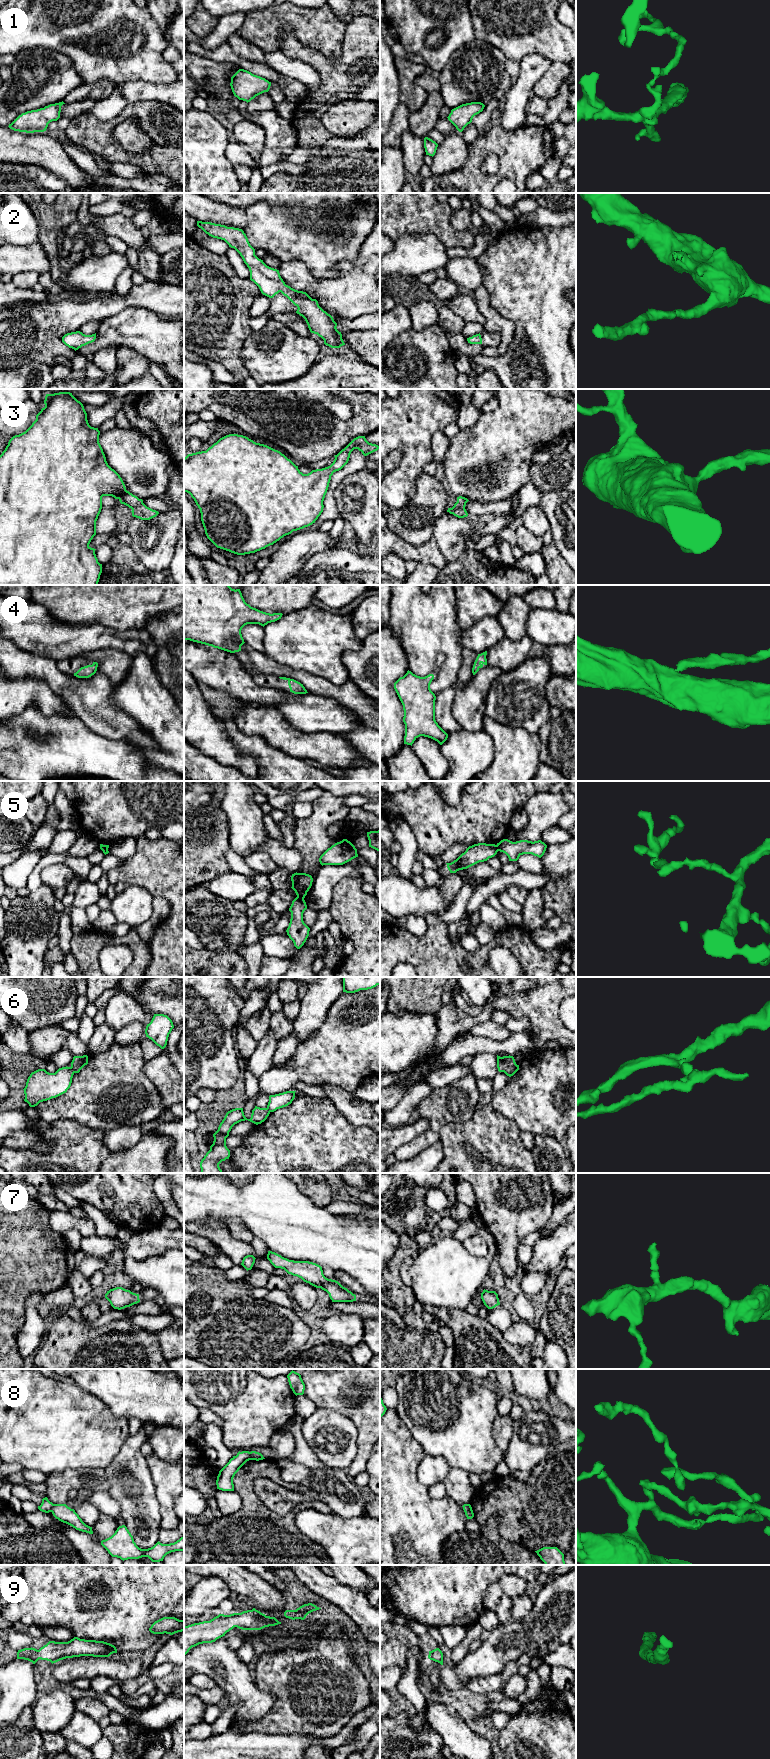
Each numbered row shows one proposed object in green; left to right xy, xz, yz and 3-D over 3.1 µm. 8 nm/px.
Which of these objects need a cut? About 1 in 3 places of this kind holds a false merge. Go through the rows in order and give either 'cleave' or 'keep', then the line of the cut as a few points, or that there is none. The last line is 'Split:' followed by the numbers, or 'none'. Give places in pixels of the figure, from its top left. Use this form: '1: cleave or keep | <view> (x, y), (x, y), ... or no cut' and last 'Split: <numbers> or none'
1: keep | no cut
2: keep | no cut
3: keep | no cut
4: keep | no cut
5: cleave | xz (297, 896), (303, 898)
6: cleave | xy (70, 1067), (74, 1072)
7: keep | no cut
8: cleave | xy (54, 1504), (50, 1511)
9: keep | no cut
Split: 5, 6, 8

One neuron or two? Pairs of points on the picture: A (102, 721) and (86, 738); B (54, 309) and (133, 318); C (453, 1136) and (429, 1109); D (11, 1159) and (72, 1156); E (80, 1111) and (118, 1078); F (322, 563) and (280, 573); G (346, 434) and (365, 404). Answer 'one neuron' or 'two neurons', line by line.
A: two neurons
B: two neurons
C: two neurons
D: one neuron
E: one neuron
F: two neurons
G: one neuron

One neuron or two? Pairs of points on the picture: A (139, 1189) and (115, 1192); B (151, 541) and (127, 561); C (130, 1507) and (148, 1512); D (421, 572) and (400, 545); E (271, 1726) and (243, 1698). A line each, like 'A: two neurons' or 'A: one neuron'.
A: one neuron
B: two neurons
C: one neuron
D: two neurons
E: two neurons

